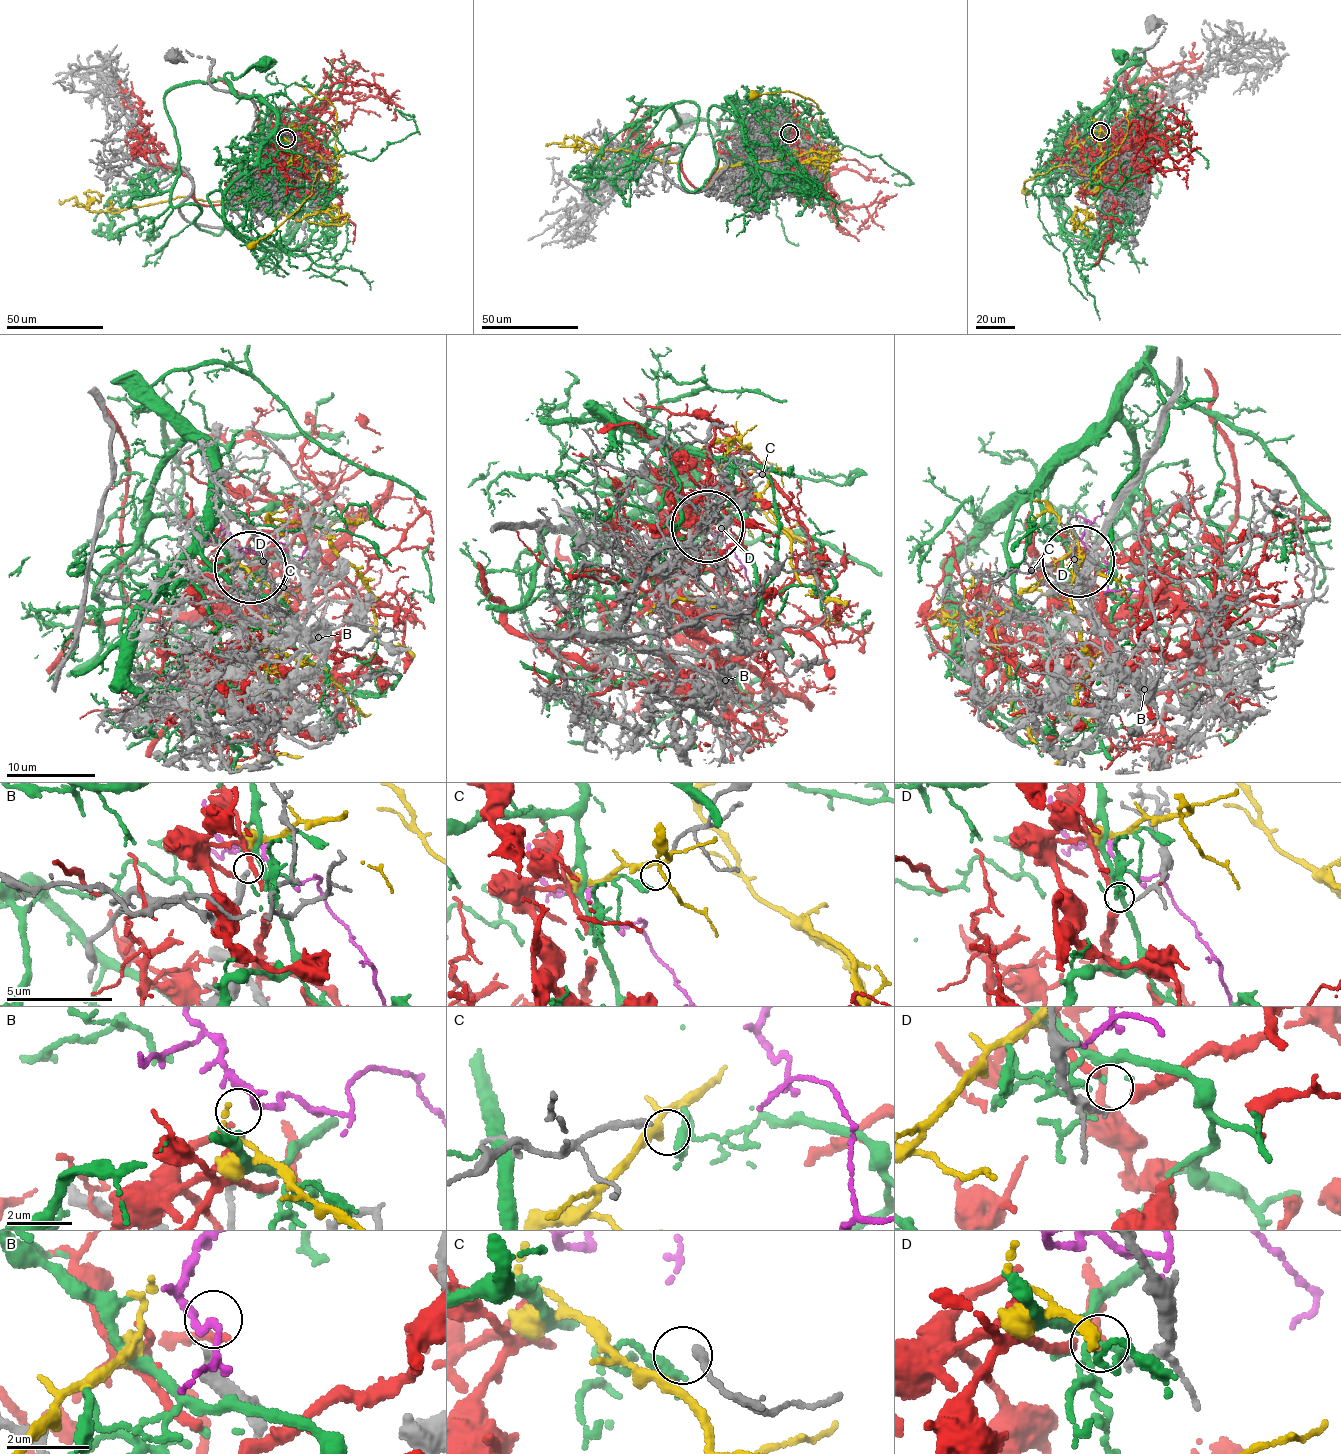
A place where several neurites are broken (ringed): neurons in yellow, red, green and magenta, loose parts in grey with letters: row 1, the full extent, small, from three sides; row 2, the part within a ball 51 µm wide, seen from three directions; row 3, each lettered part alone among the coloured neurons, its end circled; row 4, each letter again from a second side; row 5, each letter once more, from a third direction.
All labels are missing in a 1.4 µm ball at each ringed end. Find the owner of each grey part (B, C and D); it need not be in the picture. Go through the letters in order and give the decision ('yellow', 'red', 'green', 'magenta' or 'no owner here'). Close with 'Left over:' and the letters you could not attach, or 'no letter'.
B: magenta
C: no owner here
D: red
Left over: C

